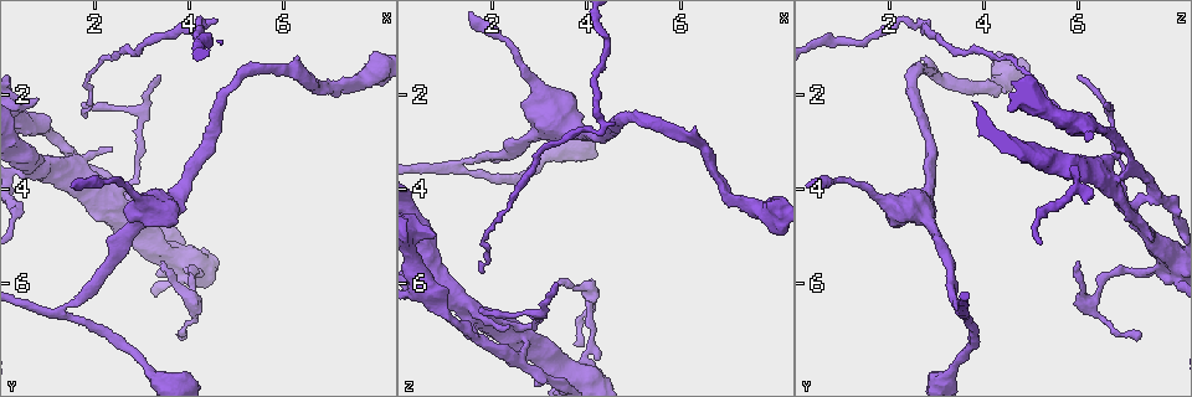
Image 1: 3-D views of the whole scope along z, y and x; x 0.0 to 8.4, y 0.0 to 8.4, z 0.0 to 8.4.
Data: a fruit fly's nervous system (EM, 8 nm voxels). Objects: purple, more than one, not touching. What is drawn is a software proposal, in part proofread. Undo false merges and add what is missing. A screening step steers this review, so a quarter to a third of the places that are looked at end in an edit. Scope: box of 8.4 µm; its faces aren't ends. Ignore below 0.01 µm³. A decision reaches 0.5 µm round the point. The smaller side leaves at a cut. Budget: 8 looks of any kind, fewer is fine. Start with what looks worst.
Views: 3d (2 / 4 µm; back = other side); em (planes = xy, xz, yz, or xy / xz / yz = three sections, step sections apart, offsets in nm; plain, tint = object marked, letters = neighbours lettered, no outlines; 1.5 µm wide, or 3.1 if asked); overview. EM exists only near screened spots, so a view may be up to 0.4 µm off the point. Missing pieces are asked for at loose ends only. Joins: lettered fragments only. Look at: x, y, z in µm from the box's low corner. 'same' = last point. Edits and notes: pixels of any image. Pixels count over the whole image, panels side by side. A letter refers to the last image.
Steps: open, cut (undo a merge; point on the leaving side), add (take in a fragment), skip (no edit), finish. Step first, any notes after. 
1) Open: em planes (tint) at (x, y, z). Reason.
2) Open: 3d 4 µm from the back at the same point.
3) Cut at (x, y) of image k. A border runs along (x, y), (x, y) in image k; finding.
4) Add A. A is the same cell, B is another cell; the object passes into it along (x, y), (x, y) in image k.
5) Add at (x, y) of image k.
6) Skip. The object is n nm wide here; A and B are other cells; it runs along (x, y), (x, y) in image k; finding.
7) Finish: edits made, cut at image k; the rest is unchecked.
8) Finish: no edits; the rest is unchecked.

Open: em planes (tint) at (7.55, 1.75, 4.45). Thick turns thin.

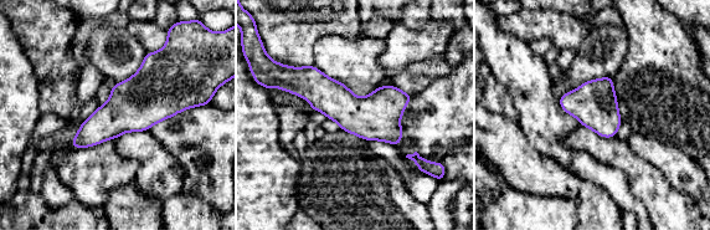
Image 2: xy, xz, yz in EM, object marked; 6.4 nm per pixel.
Open: em planes (letters) at the same point.

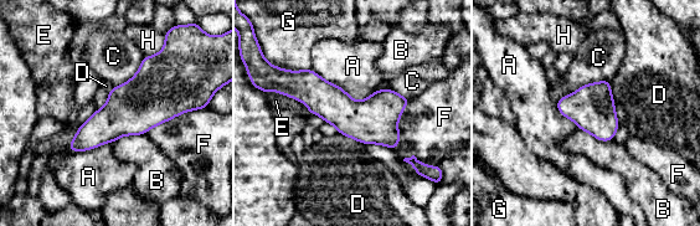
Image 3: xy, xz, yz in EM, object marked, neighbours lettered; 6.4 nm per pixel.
Skip. The object is 300 nm wide here; A, B, C, D, E, F, G and H are other cells; a border runs along (309, 68), (355, 99), (375, 91) in image 3; one neuron here.

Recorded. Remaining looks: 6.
Open: em planes (letters) at (3.40, 5.60, 6.05). Thin end.

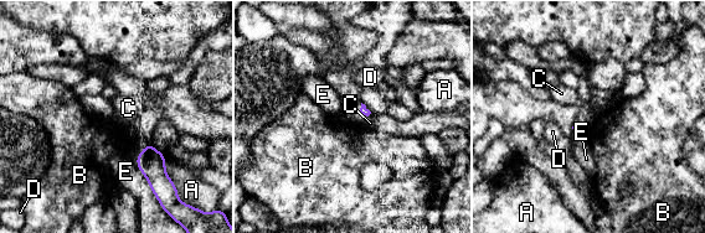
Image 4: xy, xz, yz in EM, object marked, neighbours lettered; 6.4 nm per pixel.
Skip. A, B, C, D and E are other cells; a border runs along (149, 143), (134, 159) in image 4; no lettered fragment goes on from it.

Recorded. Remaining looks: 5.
Open: 3d 4 µm at (4.05, 5.75, 7.75). Calibre changes.

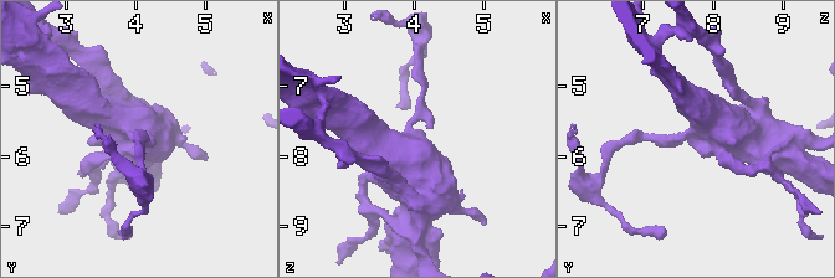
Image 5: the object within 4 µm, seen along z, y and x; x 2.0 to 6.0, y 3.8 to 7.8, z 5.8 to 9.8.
Open: em planes (plain) at (4.05, 5.75, 7.70).

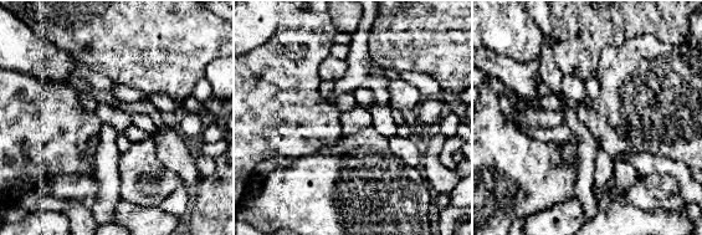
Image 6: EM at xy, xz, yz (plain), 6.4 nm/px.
Open: em planes (letters) at the same point.

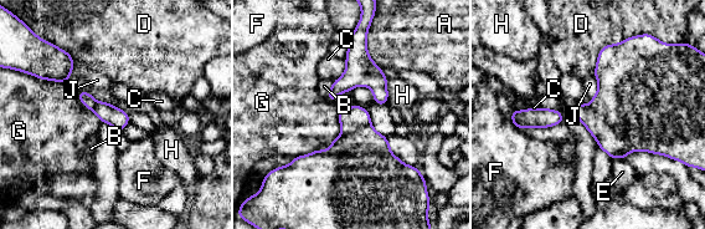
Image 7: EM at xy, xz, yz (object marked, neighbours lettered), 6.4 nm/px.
Cut at (353, 118) of image 7. The longest contact is with D, 320 nm; A, B, C, D, E, F, G, H and J are other cells; the part that leaves runs along (580, 106), (618, 147), (629, 148) in image 7; a second neuron is stuck on.

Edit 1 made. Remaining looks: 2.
Finish: edits made, cut at image 7; the rest is unchecked.

